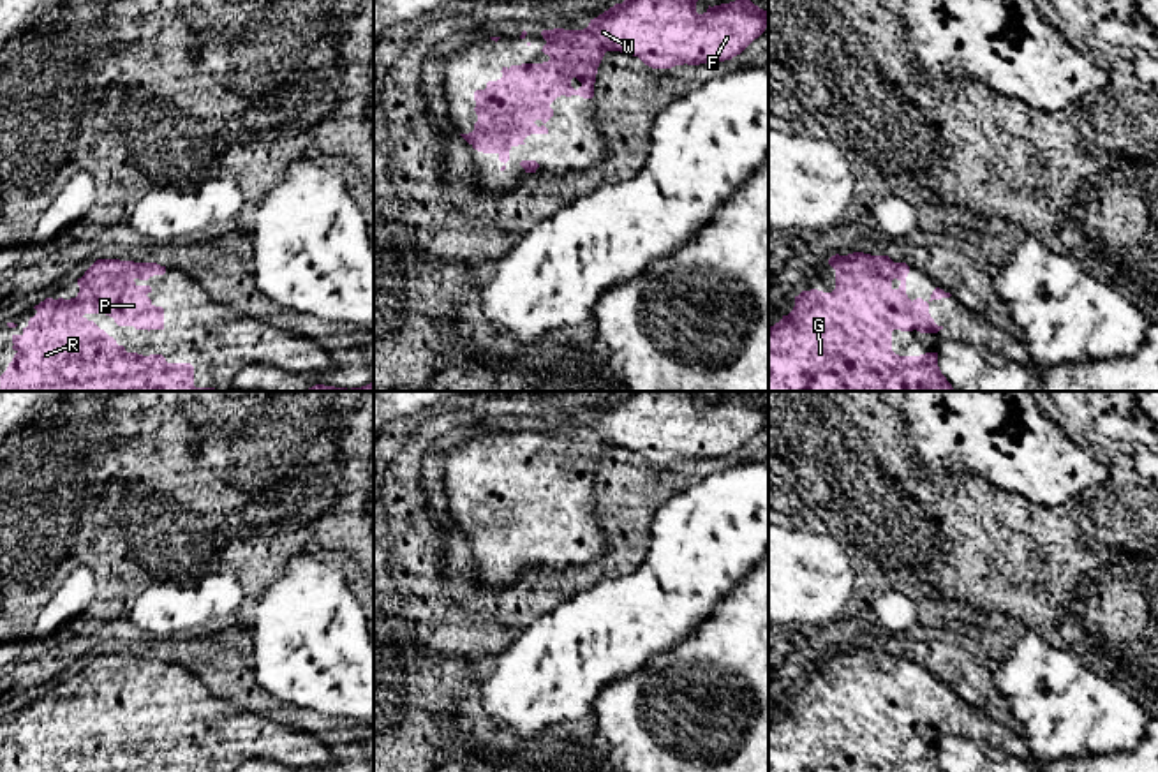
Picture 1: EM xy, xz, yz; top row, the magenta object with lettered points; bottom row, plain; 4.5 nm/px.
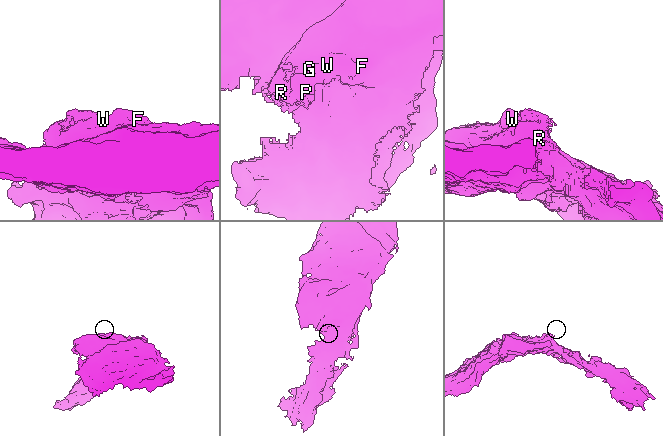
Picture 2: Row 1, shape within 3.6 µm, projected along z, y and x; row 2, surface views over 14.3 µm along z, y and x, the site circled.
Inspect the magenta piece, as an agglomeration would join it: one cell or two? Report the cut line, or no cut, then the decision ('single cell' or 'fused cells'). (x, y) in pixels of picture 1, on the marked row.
no cut | single cell

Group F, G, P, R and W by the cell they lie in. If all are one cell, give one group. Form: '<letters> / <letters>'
F G P R W

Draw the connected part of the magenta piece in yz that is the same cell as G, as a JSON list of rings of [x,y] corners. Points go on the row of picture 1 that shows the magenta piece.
[[[853,252],[832,256],[835,289],[802,291],[795,307],[768,328],[768,391],[955,391],[938,367],[938,353],[899,356],[892,351],[892,331],[938,333],[929,314],[932,300],[950,298],[936,287],[929,301],[909,300],[909,266],[888,256]]]

